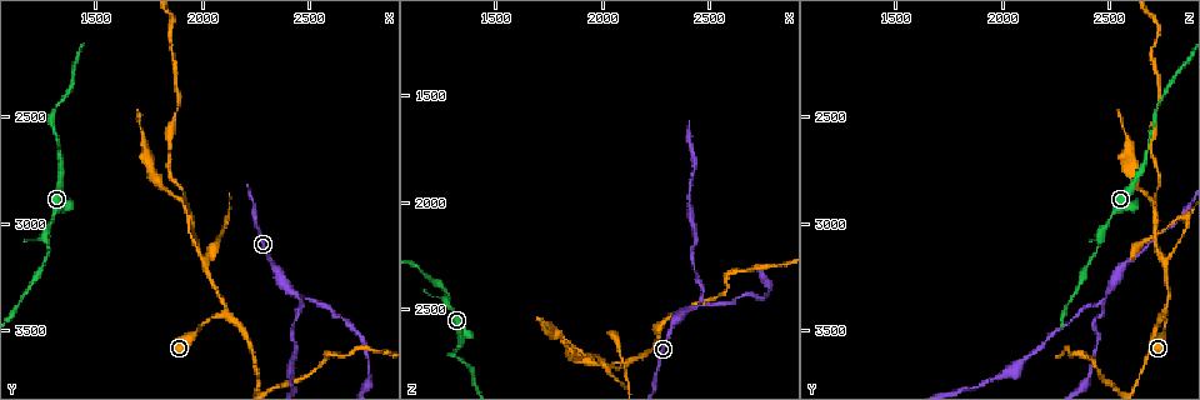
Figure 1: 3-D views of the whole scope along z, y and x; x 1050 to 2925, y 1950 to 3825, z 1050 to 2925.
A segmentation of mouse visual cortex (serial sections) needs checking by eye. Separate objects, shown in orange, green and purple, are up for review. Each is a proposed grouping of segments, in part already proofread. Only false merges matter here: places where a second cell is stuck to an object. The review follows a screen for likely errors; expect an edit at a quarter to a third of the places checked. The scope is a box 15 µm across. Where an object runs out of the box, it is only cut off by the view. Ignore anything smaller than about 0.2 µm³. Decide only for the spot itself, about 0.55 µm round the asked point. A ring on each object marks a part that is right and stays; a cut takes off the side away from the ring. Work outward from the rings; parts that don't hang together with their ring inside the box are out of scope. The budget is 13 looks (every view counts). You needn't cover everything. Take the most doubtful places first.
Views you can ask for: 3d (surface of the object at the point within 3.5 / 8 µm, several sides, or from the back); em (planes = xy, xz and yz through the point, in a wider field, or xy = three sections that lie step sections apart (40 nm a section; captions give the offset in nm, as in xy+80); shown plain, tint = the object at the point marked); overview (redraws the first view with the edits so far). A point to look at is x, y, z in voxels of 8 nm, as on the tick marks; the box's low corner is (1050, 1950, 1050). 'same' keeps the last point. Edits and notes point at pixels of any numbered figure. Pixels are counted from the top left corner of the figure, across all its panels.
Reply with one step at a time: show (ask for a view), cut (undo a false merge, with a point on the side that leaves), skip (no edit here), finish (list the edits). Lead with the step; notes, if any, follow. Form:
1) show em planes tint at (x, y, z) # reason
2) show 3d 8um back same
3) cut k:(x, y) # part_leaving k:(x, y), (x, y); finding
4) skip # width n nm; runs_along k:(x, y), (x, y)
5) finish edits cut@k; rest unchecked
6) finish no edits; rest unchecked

show 3d 3.5um at (2450, 3330, 2480)

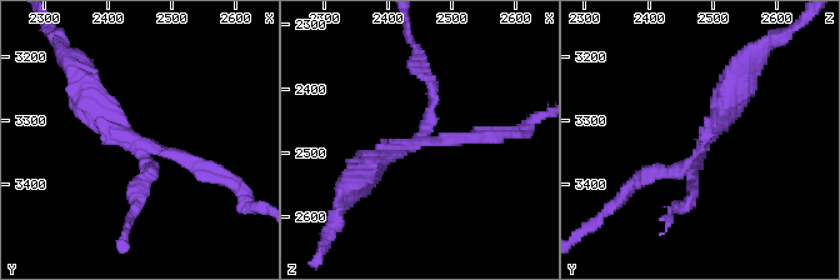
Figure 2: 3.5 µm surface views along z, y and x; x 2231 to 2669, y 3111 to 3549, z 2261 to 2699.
show em planes plain at (2450, 3340, 2485) # arms 3; arm_widths 150, 150, 350 nm; now the EM

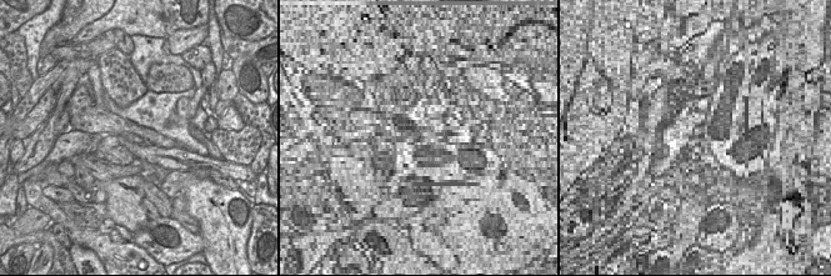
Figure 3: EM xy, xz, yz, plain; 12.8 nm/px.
show em planes tint same # where the object lies

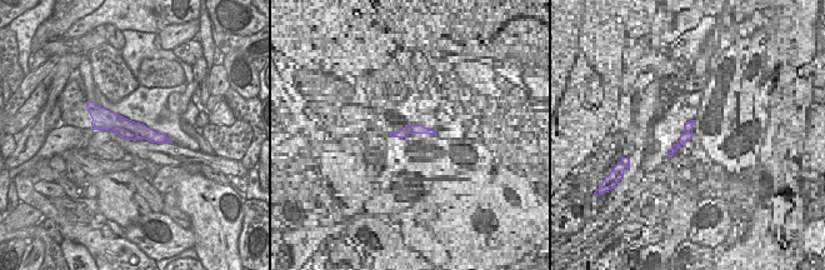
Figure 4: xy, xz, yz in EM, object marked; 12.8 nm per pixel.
cut 2:(199, 168) # a second cell is stuck on

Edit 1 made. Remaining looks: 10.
show 3d 3.5um back at (2110, 3420, 2760) # branch point

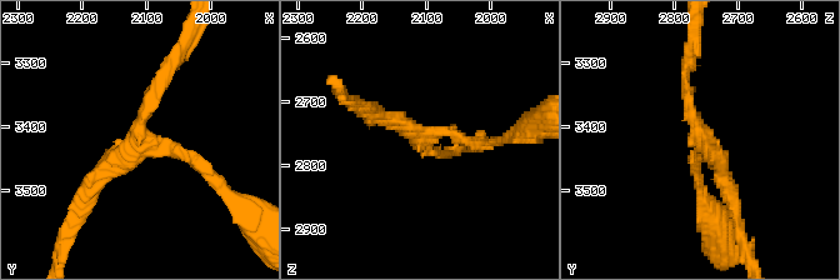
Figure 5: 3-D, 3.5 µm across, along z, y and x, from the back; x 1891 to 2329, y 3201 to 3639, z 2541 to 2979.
show em xy step 2 tint at (2100, 3425, 2755) # arms 3; arm_widths 150, 150, 200 nm

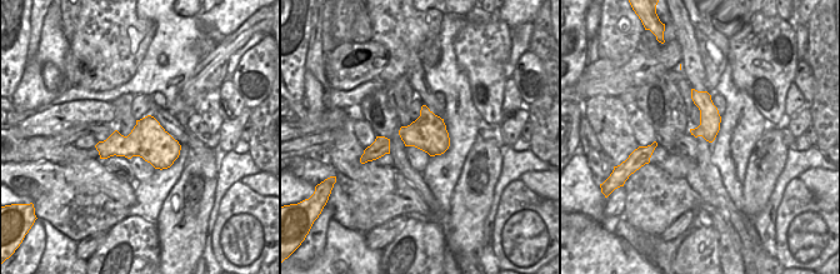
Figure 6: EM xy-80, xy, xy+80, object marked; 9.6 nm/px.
skip # width 360 nm; runs_along 5:(213, 176), (140, 138), (168, 69); all the same cell

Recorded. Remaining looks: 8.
show 3d 3.5um at (2010, 3170, 2760) # sudden change in width

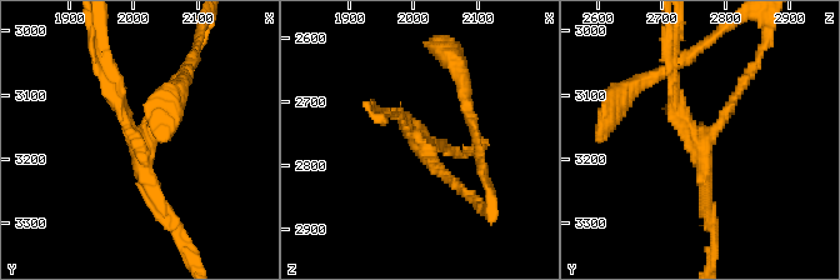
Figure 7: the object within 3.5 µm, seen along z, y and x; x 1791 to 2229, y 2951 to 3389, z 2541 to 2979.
show em xy step 3 tint at (2005, 3170, 2760) # arms 3; arm_widths 150, 150, 200 nm

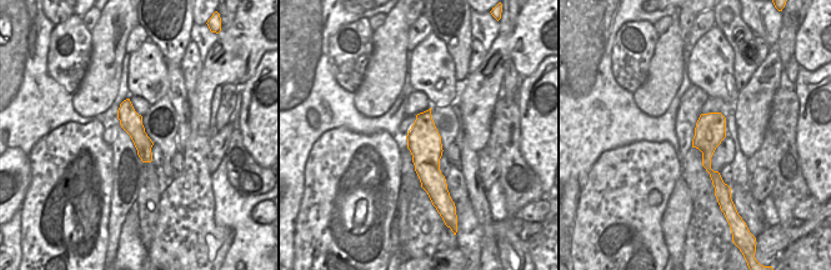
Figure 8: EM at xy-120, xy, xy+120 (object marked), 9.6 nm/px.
skip # runs_along 7:(164, 216), (138, 136), (103, 75); all the same cell

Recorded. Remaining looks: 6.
show 3d 8um back at (1910, 2900, 2720) # three arms meet

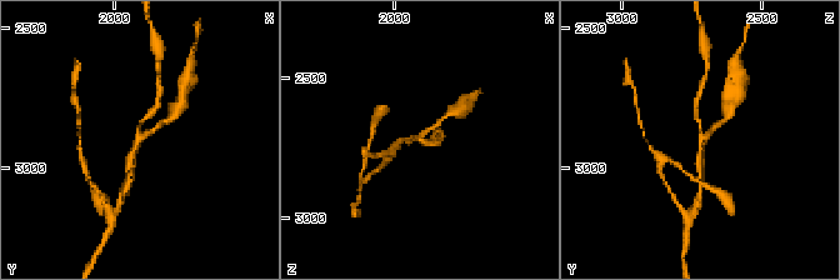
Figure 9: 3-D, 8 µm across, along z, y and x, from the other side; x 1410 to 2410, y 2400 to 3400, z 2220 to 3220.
show 3d 3.5um at (1910, 2910, 2710)

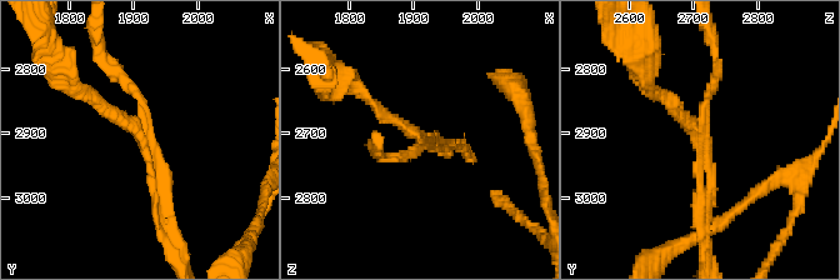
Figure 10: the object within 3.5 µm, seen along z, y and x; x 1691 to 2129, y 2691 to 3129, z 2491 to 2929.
show em xy step 1 tint at (1915, 2895, 2720) # arms 3; arm_widths 150, 150, 150 nm

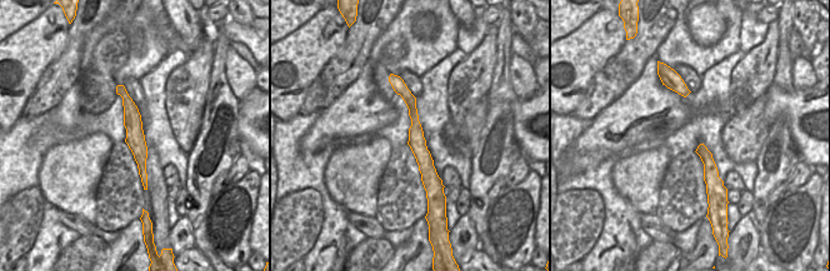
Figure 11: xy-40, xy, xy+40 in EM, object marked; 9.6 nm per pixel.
cut 10:(105, 111) # width 170 nm; part_leaving 10:(136, 134), (51, 65); two cells meet here

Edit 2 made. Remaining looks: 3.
show 3d 8um at (1280, 3140, 2440) # thin neck

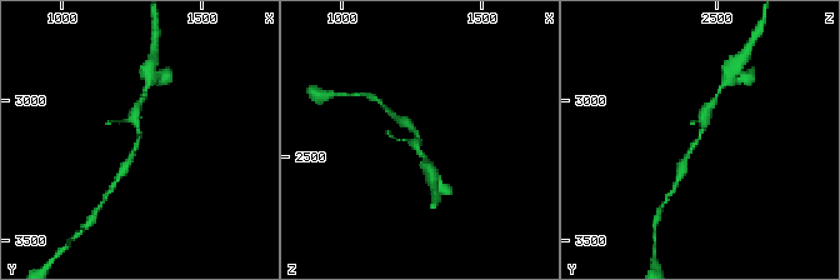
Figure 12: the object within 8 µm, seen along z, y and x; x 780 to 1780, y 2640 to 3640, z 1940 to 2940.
show 3d 3.5um at (1270, 3140, 2440) # zoom in

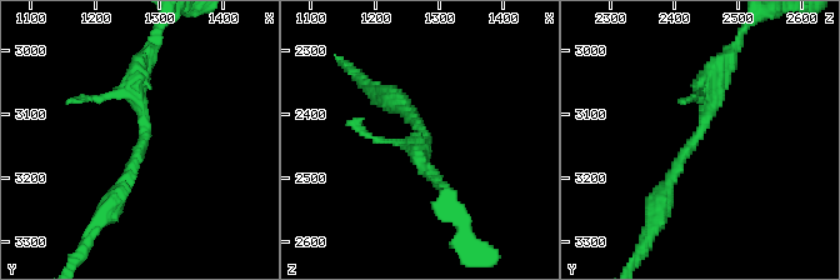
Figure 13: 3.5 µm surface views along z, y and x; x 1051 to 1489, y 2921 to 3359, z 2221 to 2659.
show em xy step 1 tint at (1275, 3135, 2430) # now the EM

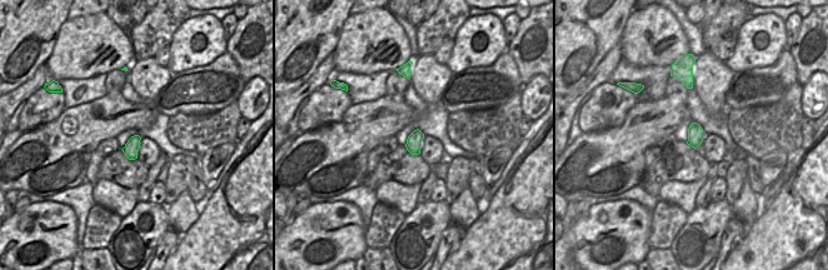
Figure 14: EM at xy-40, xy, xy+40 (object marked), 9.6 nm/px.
skip # width 150 nm; runs_along 13:(720, 64), (701, 133), (660, 205); one cell here

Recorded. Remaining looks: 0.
finish edits cut@2, cut@10; rest unchecked

